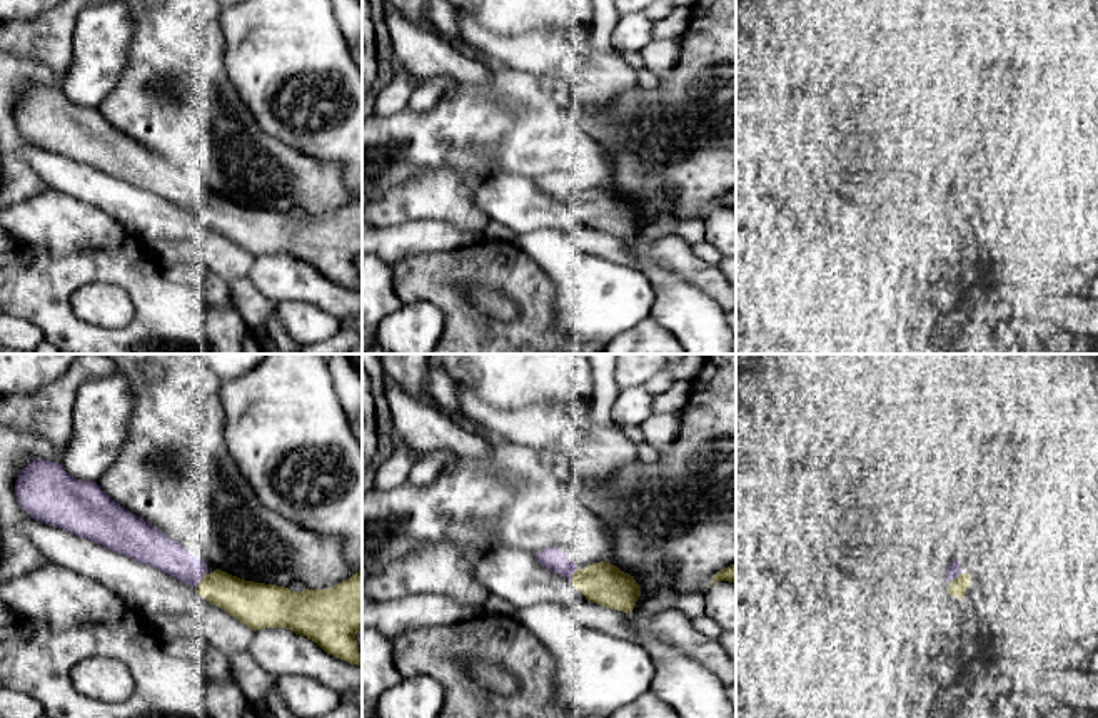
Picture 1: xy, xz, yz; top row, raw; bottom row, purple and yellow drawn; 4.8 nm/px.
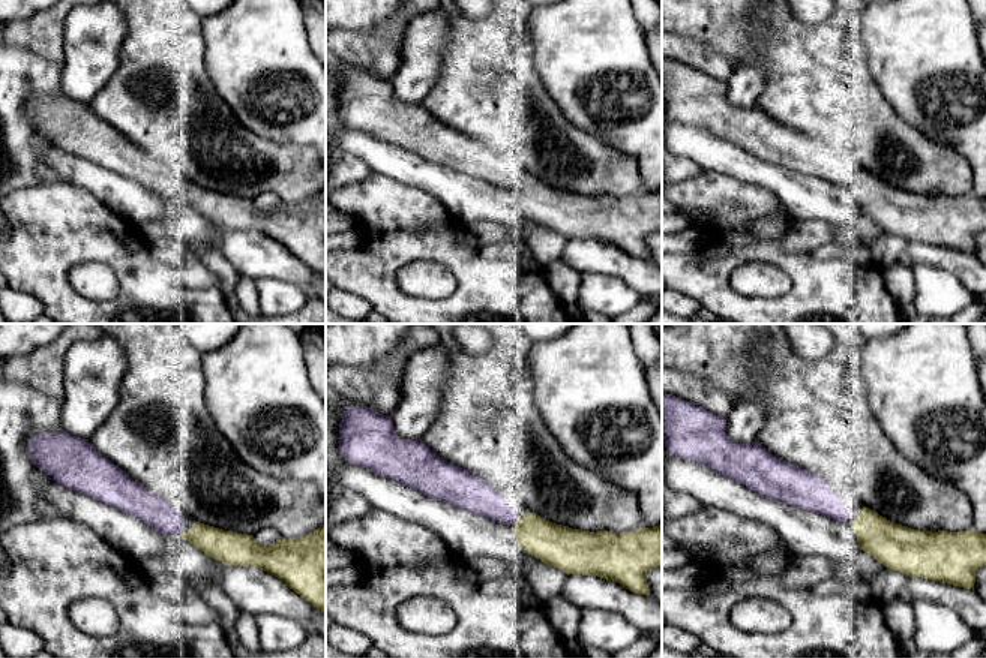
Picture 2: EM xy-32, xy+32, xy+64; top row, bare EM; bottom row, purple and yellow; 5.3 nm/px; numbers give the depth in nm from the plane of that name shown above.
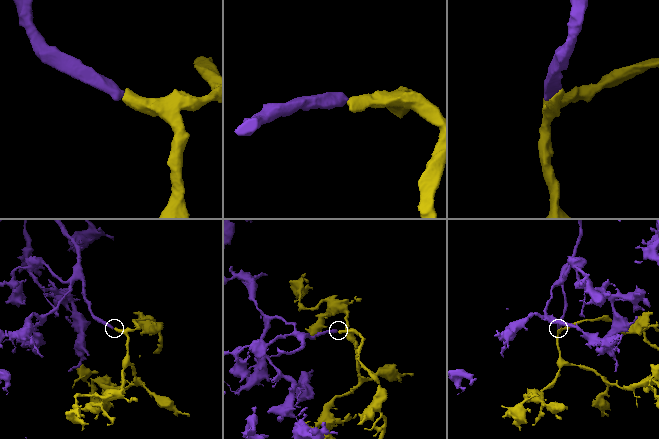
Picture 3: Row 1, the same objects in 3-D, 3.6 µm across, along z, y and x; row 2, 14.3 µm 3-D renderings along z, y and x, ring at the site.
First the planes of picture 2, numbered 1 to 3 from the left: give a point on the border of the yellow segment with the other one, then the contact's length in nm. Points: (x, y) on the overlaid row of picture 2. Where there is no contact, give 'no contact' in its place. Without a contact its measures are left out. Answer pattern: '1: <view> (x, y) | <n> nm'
1: no contact
2: xy+32 (517, 522) | 40 nm
3: no contact

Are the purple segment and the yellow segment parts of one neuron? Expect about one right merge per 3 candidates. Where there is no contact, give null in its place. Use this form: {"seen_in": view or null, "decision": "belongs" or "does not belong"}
{"seen_in": "xy", "decision": "belongs"}

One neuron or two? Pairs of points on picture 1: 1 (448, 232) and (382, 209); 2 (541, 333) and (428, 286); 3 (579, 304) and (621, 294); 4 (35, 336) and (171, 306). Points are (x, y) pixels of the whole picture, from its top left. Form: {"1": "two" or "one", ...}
{"1": "two", "2": "one", "3": "one", "4": "two"}

